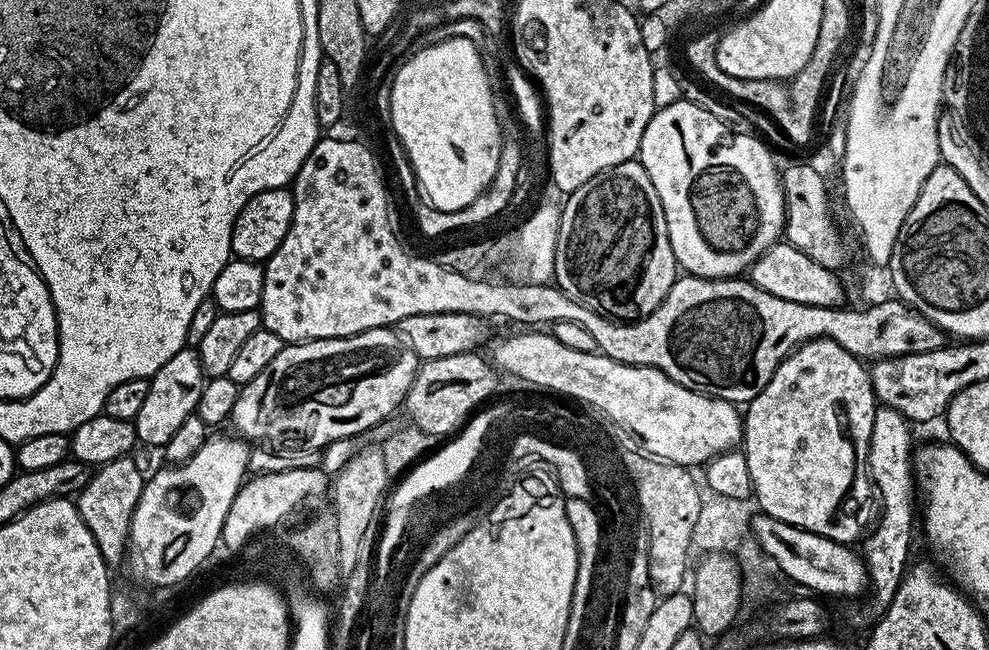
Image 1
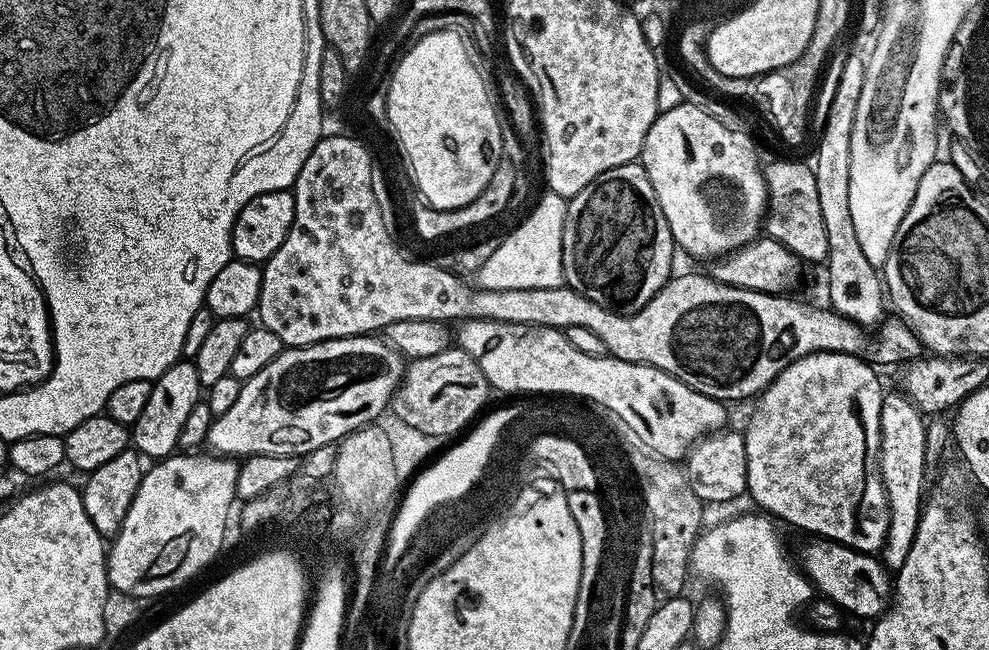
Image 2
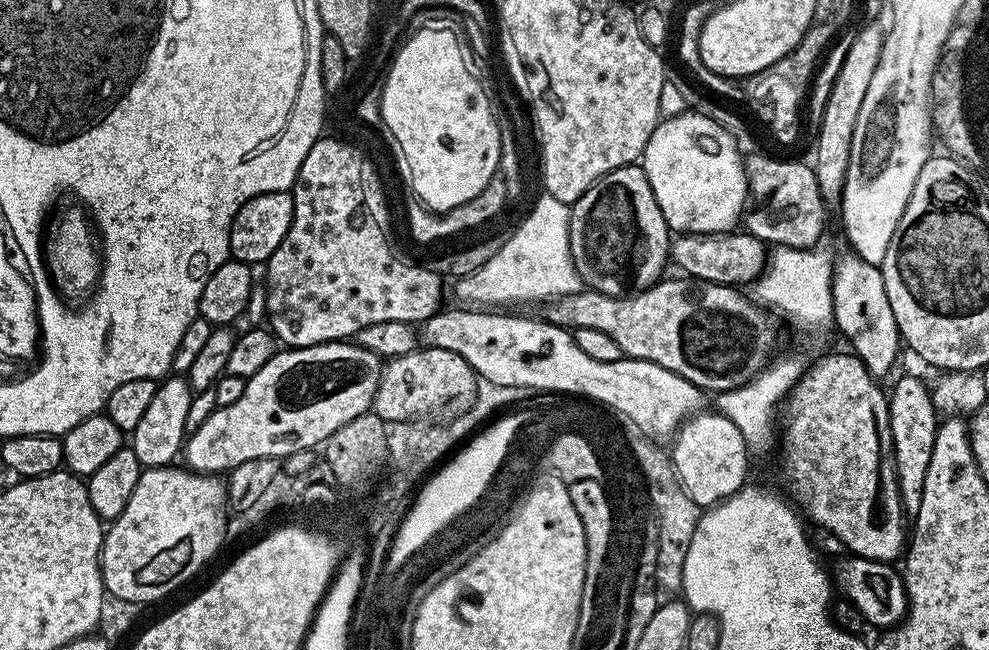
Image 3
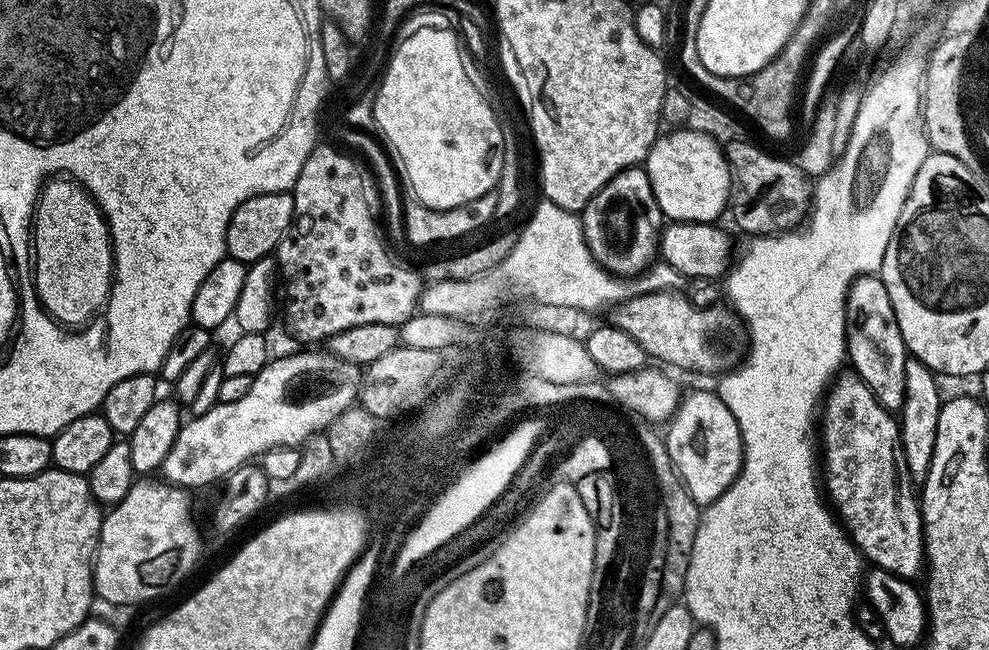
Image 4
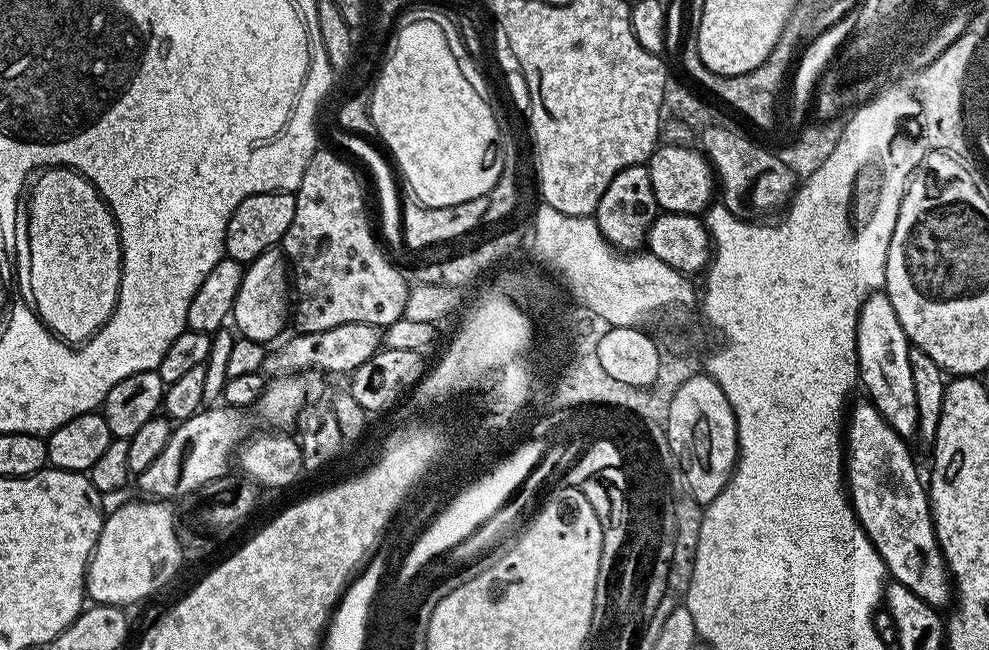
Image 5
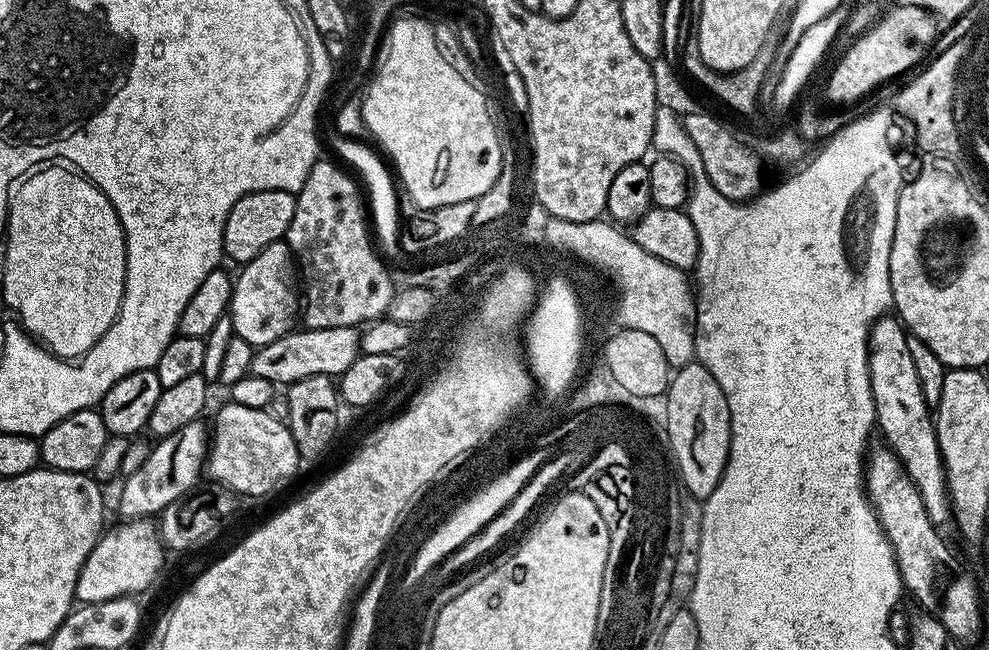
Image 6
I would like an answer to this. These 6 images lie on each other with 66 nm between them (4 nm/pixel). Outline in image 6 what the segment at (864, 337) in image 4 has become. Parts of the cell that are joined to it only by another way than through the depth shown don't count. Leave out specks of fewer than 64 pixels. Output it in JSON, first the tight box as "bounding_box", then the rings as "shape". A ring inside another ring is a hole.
{"bounding_box":[868,314,953,526],"shape":[[[892,314],[881,316],[872,325],[872,333],[868,336],[868,365],[876,407],[876,428],[879,435],[880,432],[884,435],[883,443],[900,459],[906,474],[910,474],[914,486],[918,486],[918,494],[922,494],[926,514],[930,514],[933,524],[944,526],[947,520],[949,523],[953,519],[952,506],[948,498],[948,479],[944,476],[944,459],[940,457],[934,412],[922,394],[922,382],[918,382],[918,370],[914,370],[914,358],[910,358],[908,337],[909,333],[904,325]]]}

